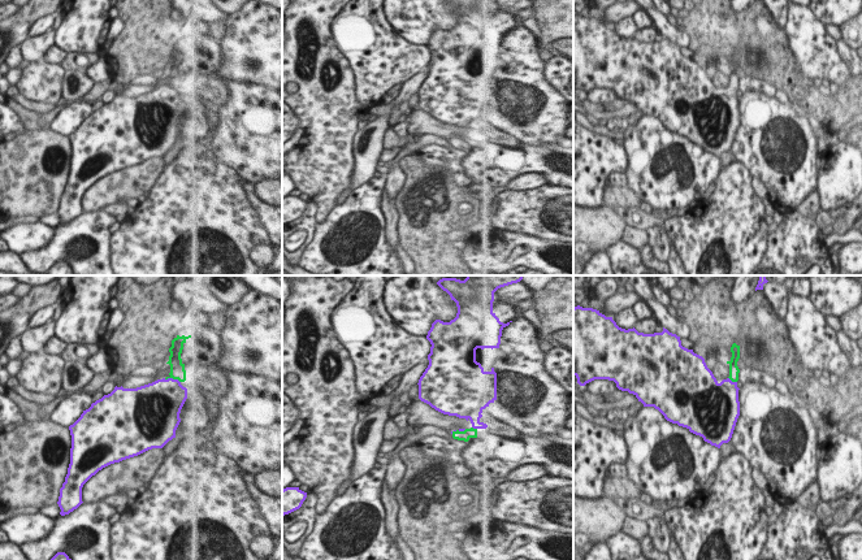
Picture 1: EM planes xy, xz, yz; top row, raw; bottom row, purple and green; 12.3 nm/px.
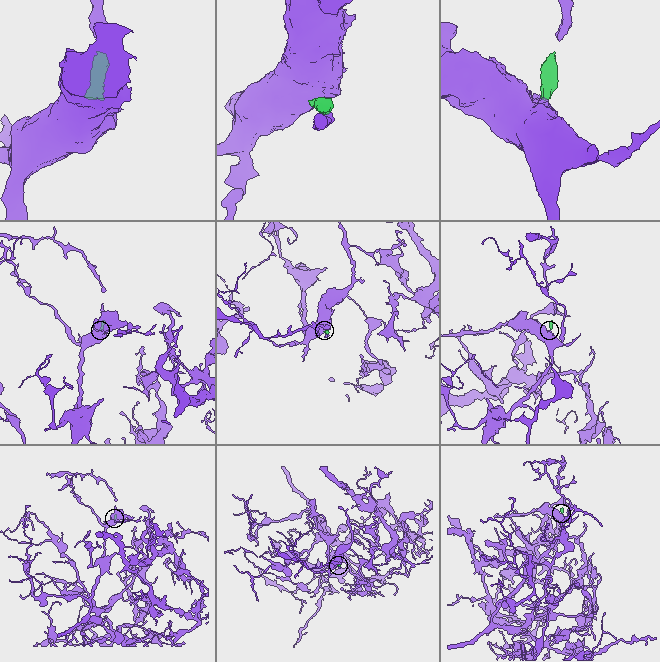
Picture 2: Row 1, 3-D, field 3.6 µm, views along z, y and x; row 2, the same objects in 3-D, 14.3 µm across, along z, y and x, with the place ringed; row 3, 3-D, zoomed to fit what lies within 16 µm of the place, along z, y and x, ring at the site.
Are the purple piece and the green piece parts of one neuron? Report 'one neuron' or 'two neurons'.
one neuron

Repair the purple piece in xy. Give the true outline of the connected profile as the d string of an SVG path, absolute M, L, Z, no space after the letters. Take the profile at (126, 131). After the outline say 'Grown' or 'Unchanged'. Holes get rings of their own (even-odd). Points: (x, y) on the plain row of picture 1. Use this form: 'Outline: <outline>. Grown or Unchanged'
Outline: M177 44L172 49L170 65L166 71L170 74L170 82L166 87L137 97L116 95L111 103L92 112L69 135L72 144L70 173L57 210L61 225L69 223L83 212L82 196L99 179L148 159L163 157L169 149L176 147L176 139L181 131L179 122L187 108L187 97L181 94L186 90L181 62L189 47L191 44Z. Grown

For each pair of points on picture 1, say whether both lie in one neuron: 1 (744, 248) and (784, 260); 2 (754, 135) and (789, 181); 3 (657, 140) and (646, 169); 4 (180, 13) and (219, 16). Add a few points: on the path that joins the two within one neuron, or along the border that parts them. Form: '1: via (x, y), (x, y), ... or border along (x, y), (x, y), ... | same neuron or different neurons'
1: border along (769, 235), (766, 252), (759, 261) | different neurons
2: via (761, 148), (766, 163), (776, 168) | same neuron
3: via (653, 147), (650, 163) | same neuron
4: via (189, 13), (209, 13) | same neuron

